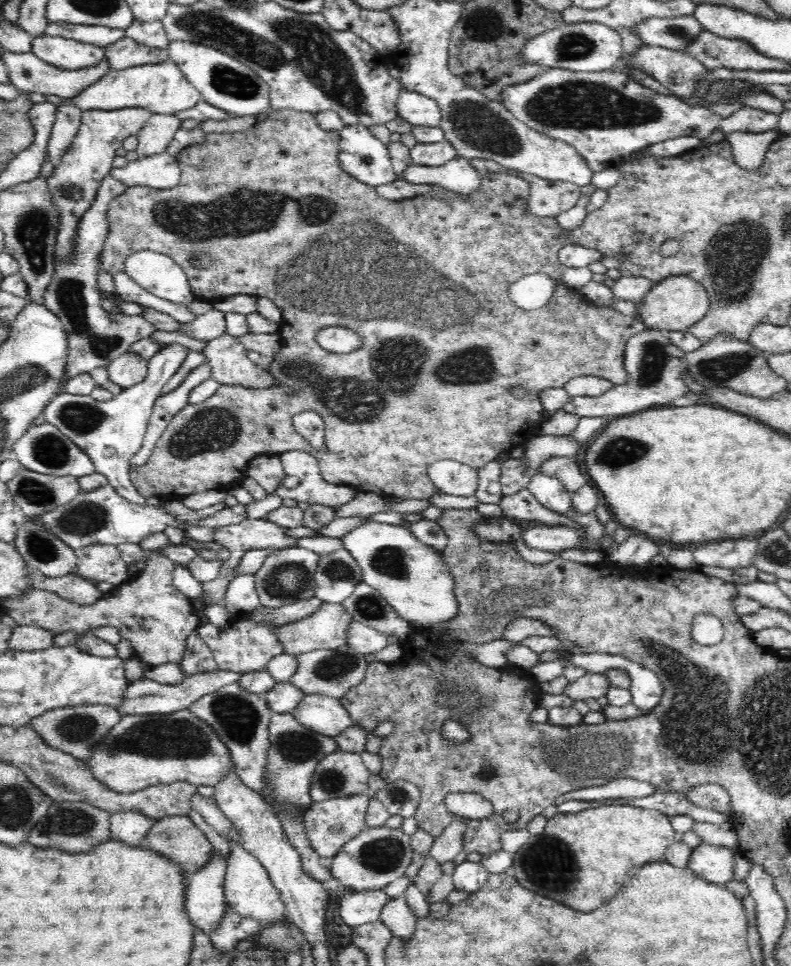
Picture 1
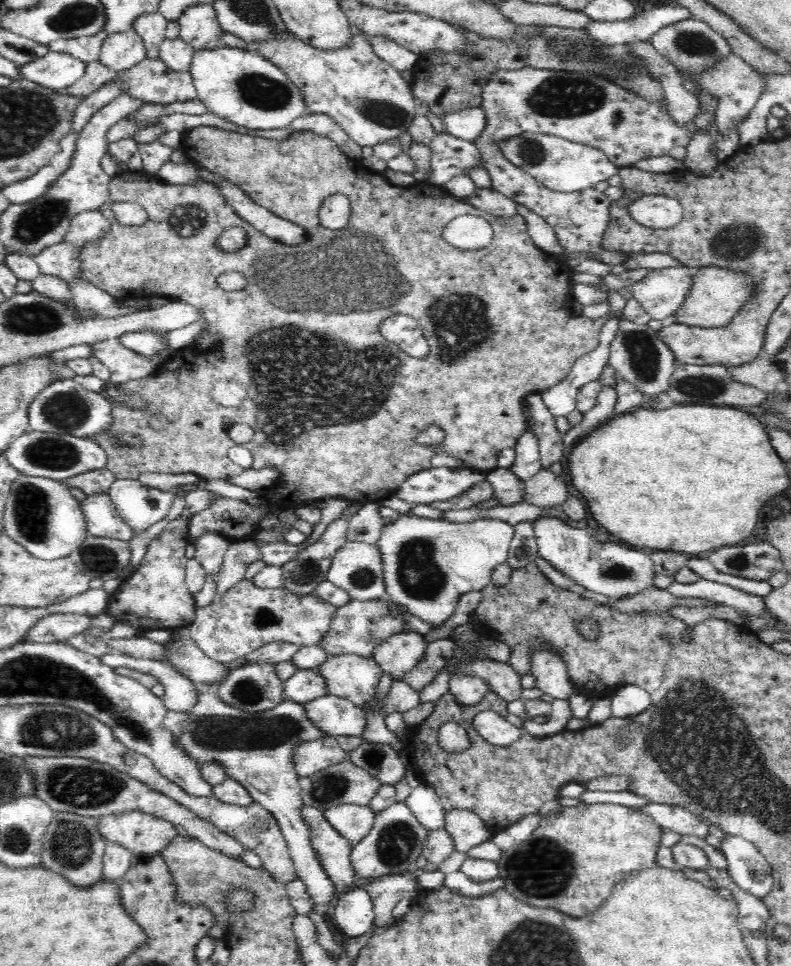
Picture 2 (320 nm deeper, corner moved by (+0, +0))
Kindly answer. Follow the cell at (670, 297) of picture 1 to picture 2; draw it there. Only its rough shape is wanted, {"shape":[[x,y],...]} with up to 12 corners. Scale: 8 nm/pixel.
{"shape":[[704,267],[677,322],[718,328],[745,307],[755,282],[744,271]]}

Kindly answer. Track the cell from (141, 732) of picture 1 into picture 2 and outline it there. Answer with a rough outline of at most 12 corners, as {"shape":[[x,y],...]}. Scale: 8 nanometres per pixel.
{"shape":[[205,689],[163,725],[275,816],[314,903],[338,895],[293,763],[328,735],[285,697],[246,712]]}

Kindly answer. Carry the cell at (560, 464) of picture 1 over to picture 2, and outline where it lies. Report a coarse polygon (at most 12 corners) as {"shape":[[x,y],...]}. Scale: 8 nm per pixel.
{"shape":[[540,470],[525,483],[524,503],[559,508],[564,478]]}

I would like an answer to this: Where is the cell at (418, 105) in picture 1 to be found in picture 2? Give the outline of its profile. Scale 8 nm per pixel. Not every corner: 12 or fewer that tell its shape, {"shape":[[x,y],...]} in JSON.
{"shape":[[482,106],[444,116],[446,133],[476,142],[486,130]]}

